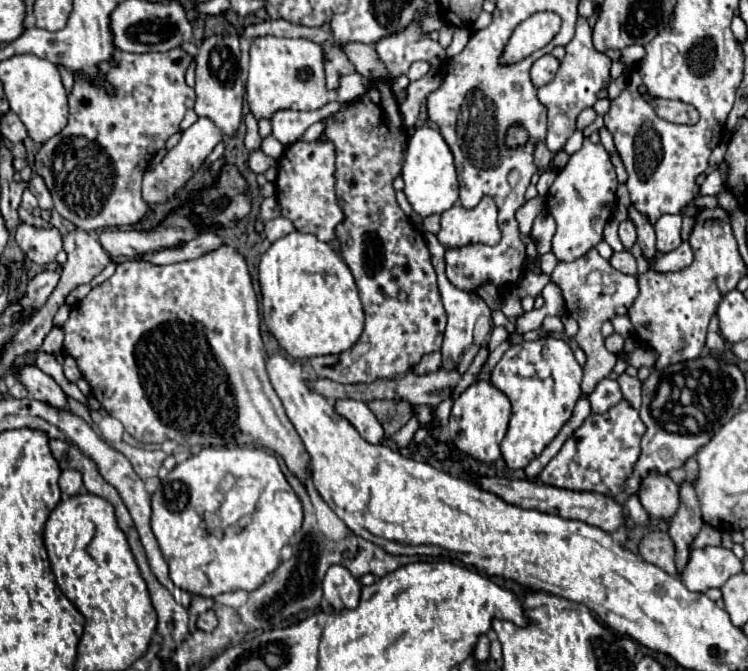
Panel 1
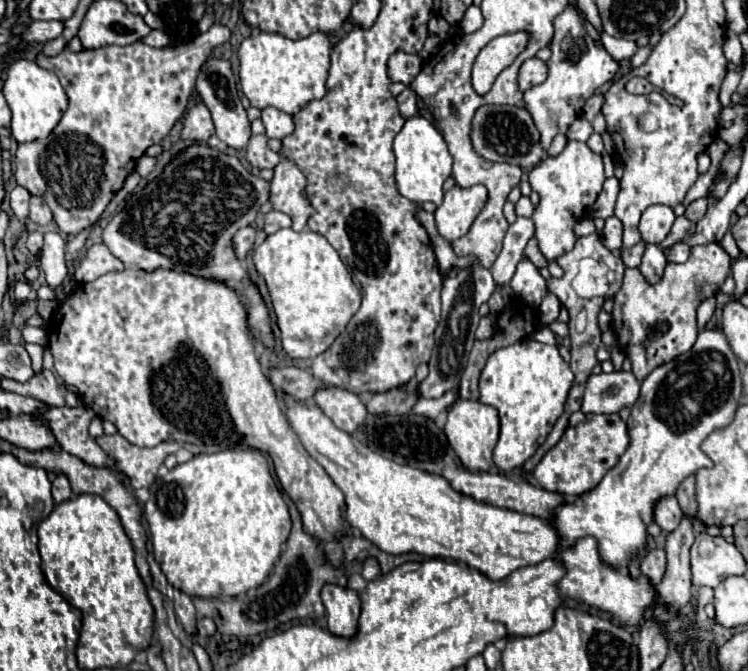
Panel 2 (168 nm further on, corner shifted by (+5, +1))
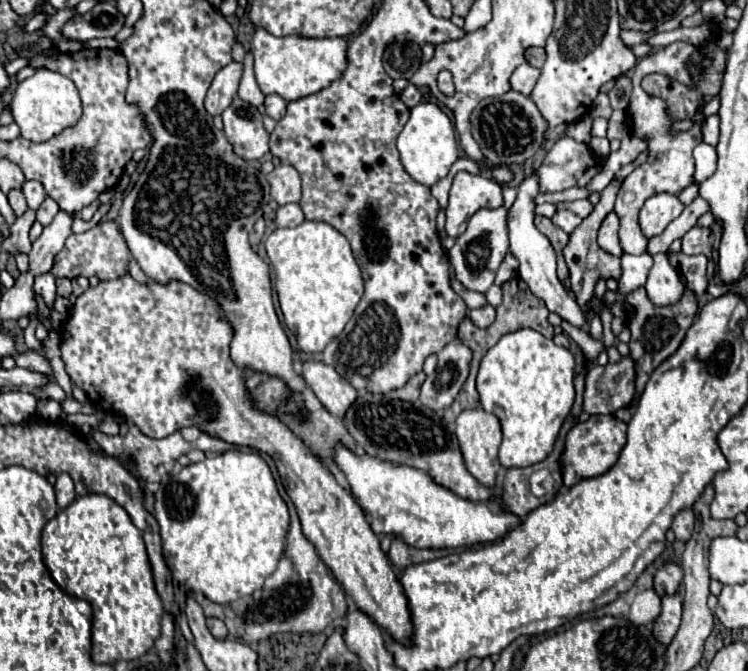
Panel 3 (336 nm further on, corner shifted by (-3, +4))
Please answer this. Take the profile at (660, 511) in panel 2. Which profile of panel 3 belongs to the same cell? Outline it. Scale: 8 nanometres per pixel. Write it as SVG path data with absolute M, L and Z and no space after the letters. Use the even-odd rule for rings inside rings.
M684 509L674 517L672 531L674 531L676 539L682 541L682 543L686 543L692 537L692 531L694 531L694 513L692 513L692 509Z

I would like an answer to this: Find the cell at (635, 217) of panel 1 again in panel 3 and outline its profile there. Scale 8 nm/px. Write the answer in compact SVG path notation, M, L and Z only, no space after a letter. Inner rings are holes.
M666 253L654 255L654 265L646 281L646 293L648 293L648 299L660 307L674 305L680 301L684 293L684 285L678 271L668 263Z

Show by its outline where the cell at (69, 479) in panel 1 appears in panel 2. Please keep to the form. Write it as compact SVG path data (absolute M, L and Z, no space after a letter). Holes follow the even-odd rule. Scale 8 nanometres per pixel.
M64 474L56 476L56 480L52 482L52 496L54 496L56 504L60 504L72 496L72 486Z

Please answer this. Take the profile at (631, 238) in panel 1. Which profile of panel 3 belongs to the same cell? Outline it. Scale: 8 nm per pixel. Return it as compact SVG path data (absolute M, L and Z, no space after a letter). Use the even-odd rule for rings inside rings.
M614 211L606 215L606 219L602 221L602 225L598 229L598 245L606 253L610 253L614 257L622 257L622 249L618 243L618 217Z

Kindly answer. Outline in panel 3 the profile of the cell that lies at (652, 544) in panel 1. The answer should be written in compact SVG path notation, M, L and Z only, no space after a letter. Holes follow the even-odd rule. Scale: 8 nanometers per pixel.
M666 563L662 569L654 575L654 591L664 597L666 593L680 593L682 591L682 567L676 563Z

